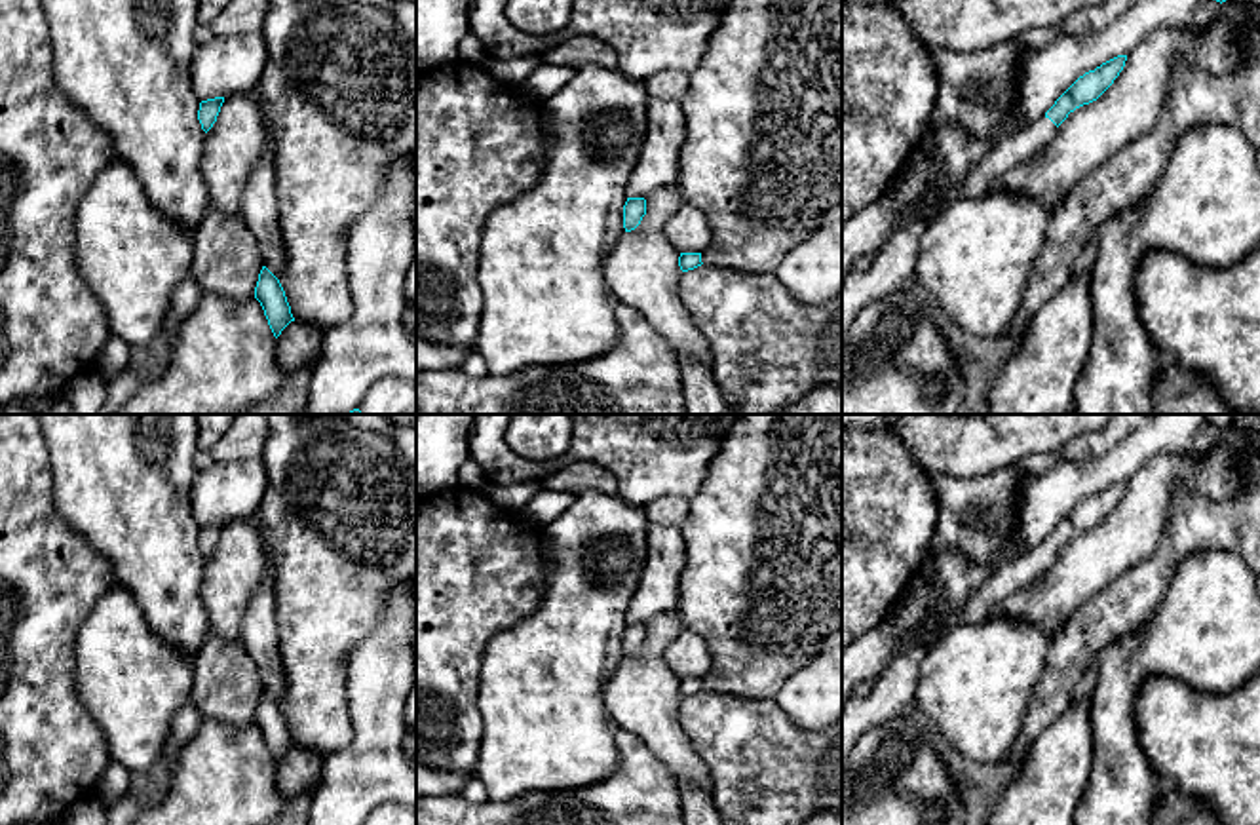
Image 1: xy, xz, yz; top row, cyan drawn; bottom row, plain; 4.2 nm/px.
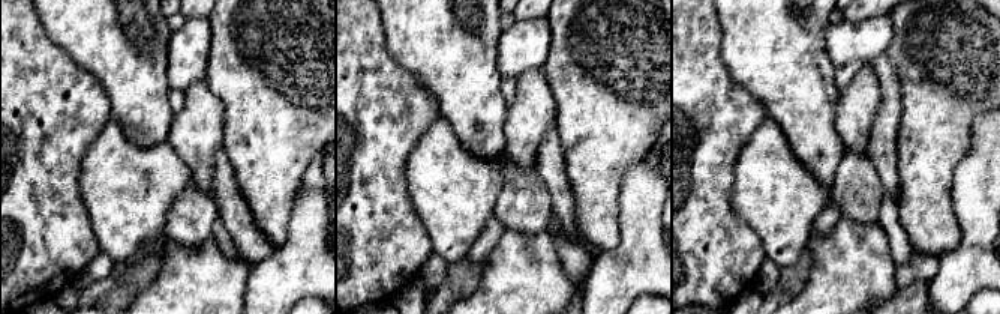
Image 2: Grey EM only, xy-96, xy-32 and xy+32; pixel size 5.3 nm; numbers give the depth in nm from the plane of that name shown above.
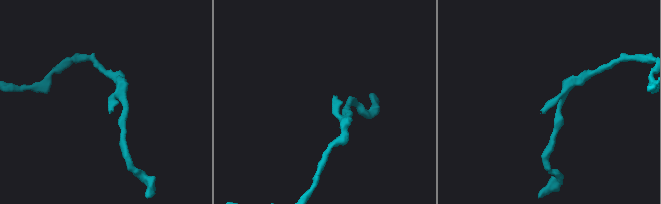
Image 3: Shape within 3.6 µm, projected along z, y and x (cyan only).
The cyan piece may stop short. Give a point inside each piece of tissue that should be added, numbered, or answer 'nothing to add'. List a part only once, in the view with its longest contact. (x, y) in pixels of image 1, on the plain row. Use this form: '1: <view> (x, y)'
1: yz (1015, 575)

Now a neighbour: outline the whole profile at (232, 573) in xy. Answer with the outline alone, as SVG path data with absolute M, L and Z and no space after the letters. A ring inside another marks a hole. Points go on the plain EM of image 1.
M226 523L203 566L201 603L211 633L239 639L243 616L264 578L264 568L266 557L253 523Z

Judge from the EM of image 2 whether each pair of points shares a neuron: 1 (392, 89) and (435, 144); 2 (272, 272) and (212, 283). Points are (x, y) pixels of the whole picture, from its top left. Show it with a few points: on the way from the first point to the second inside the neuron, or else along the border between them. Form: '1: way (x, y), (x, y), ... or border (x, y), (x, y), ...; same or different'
1: border (440, 116), (417, 140), (407, 161); different
2: border (252, 265), (243, 298); different

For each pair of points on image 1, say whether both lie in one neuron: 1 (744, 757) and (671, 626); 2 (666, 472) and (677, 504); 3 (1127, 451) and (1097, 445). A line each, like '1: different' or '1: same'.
1: different
2: different
3: different

